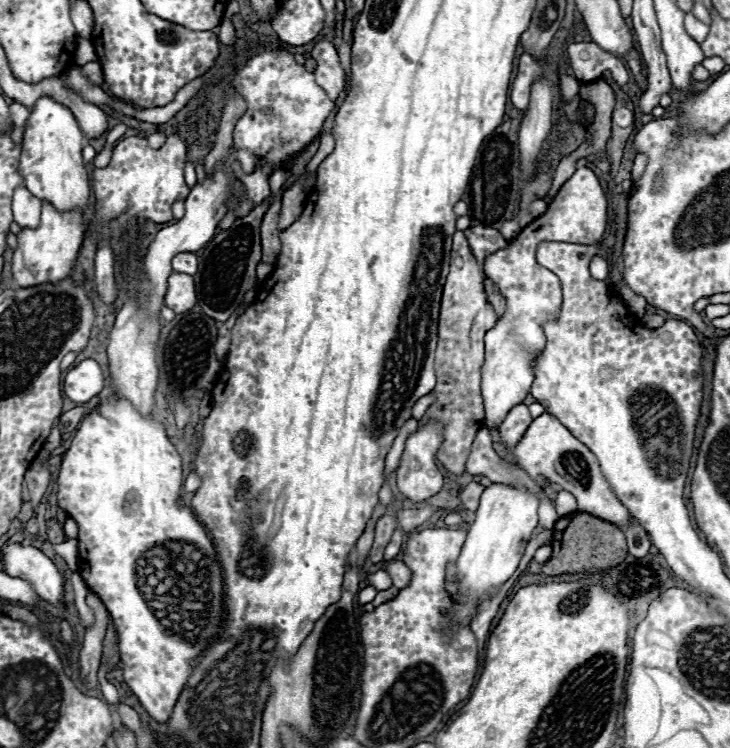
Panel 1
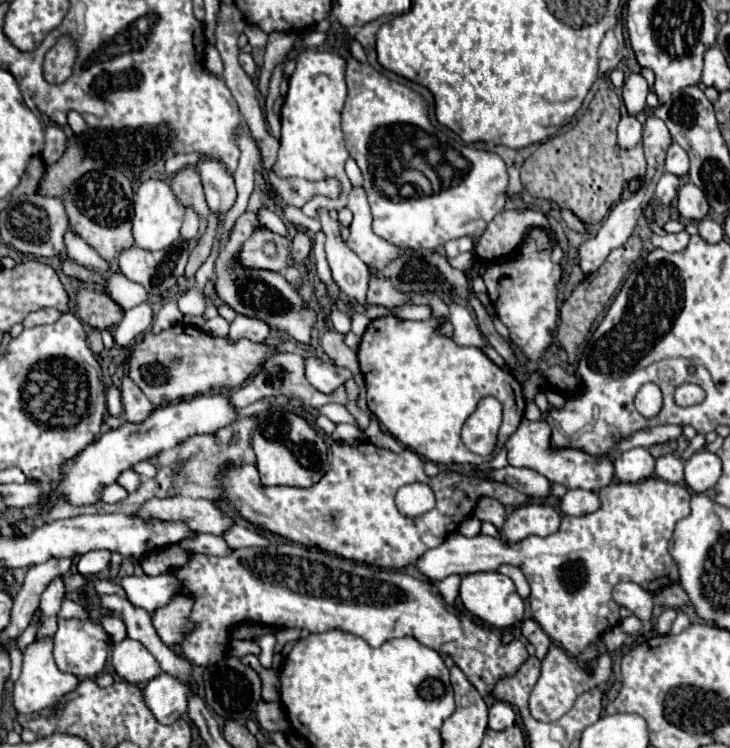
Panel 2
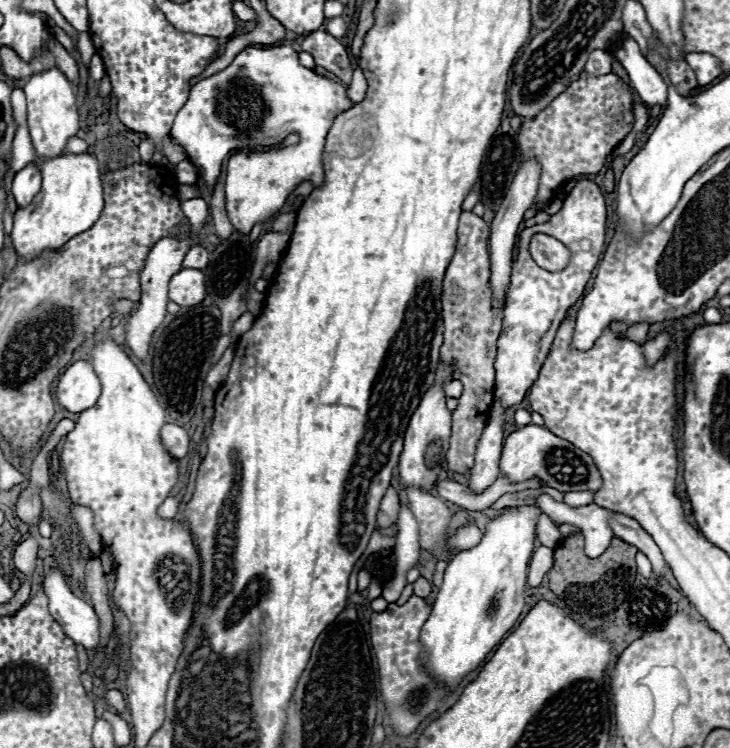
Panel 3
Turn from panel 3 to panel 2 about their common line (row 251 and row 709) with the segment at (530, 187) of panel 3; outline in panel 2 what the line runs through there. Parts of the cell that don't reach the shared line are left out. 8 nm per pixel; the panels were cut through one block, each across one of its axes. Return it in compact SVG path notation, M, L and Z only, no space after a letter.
M496 700L492 706L490 706L490 722L488 726L492 730L506 730L514 724L516 720L516 712L512 710L512 706L508 702L502 702L502 700Z

